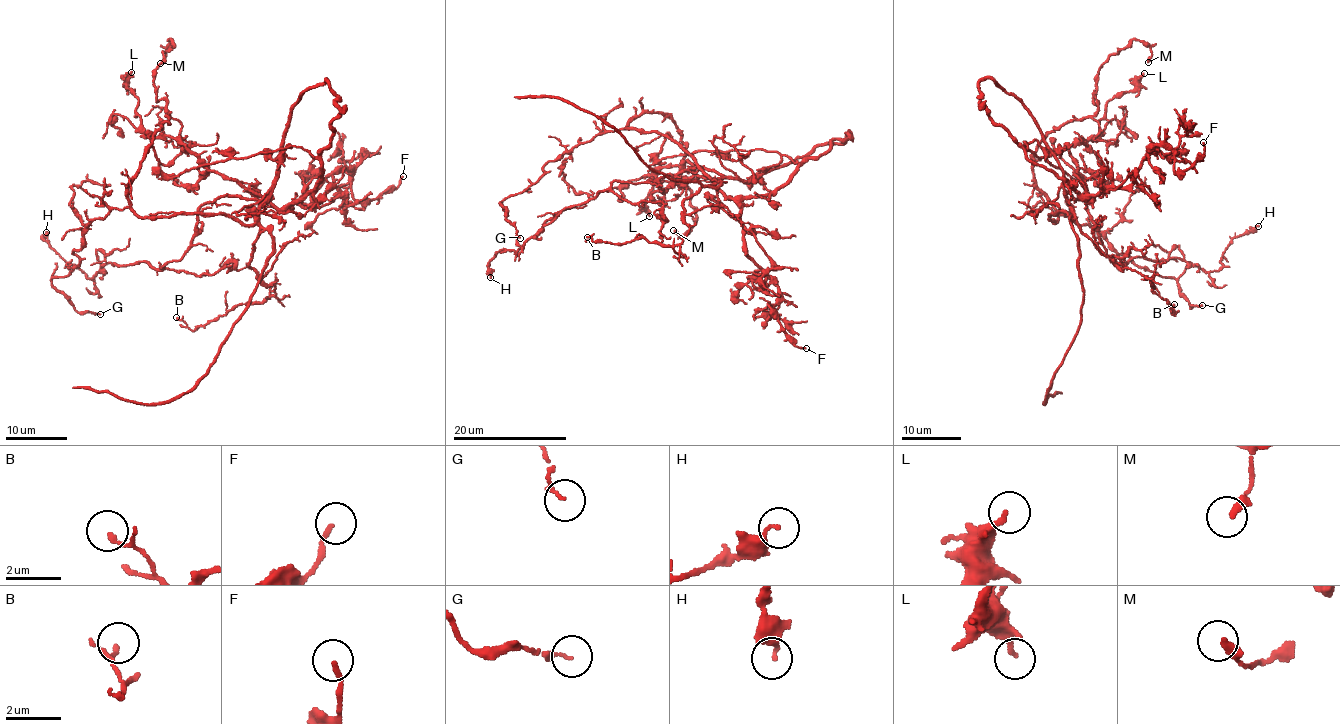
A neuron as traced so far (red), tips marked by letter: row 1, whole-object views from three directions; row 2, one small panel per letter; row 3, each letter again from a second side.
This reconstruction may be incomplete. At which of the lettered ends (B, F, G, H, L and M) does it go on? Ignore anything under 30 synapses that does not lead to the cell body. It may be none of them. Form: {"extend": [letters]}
{"extend": []}

